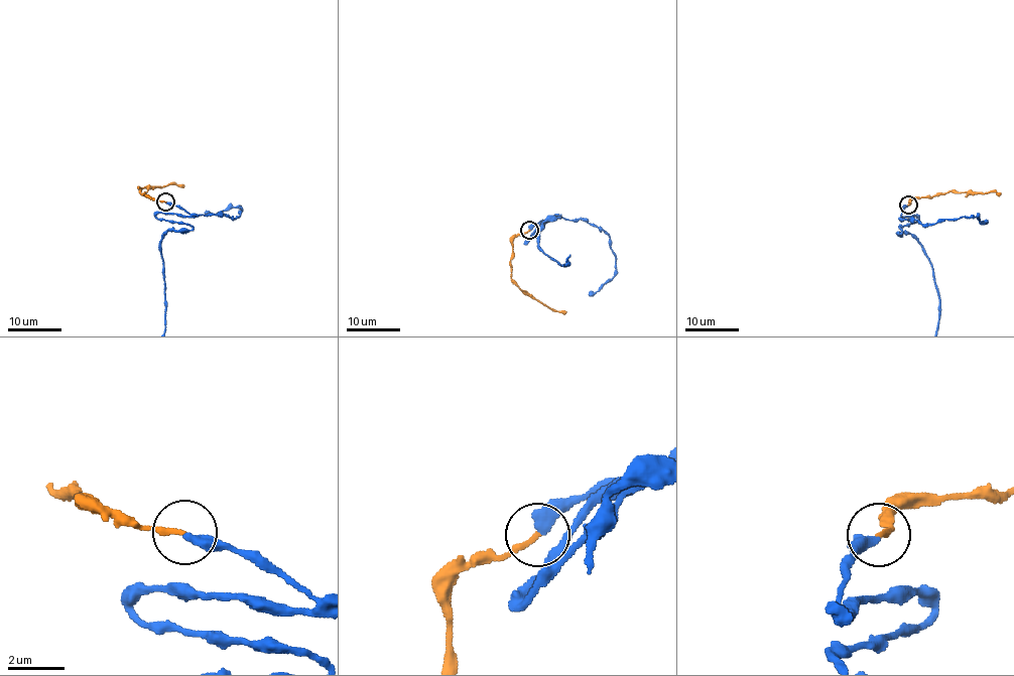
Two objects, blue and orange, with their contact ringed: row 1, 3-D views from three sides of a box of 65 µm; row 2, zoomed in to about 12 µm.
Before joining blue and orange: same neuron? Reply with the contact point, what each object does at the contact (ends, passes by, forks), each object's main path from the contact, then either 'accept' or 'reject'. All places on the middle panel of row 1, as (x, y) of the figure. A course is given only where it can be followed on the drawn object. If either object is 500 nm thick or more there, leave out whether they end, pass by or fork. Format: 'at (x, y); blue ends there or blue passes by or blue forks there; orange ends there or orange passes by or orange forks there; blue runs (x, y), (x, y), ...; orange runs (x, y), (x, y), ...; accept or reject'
at (529, 230); blue ends there; orange ends there; orange runs (529, 230), (513, 239), (510, 277), (522, 290), (551, 308), (566, 312); accept

